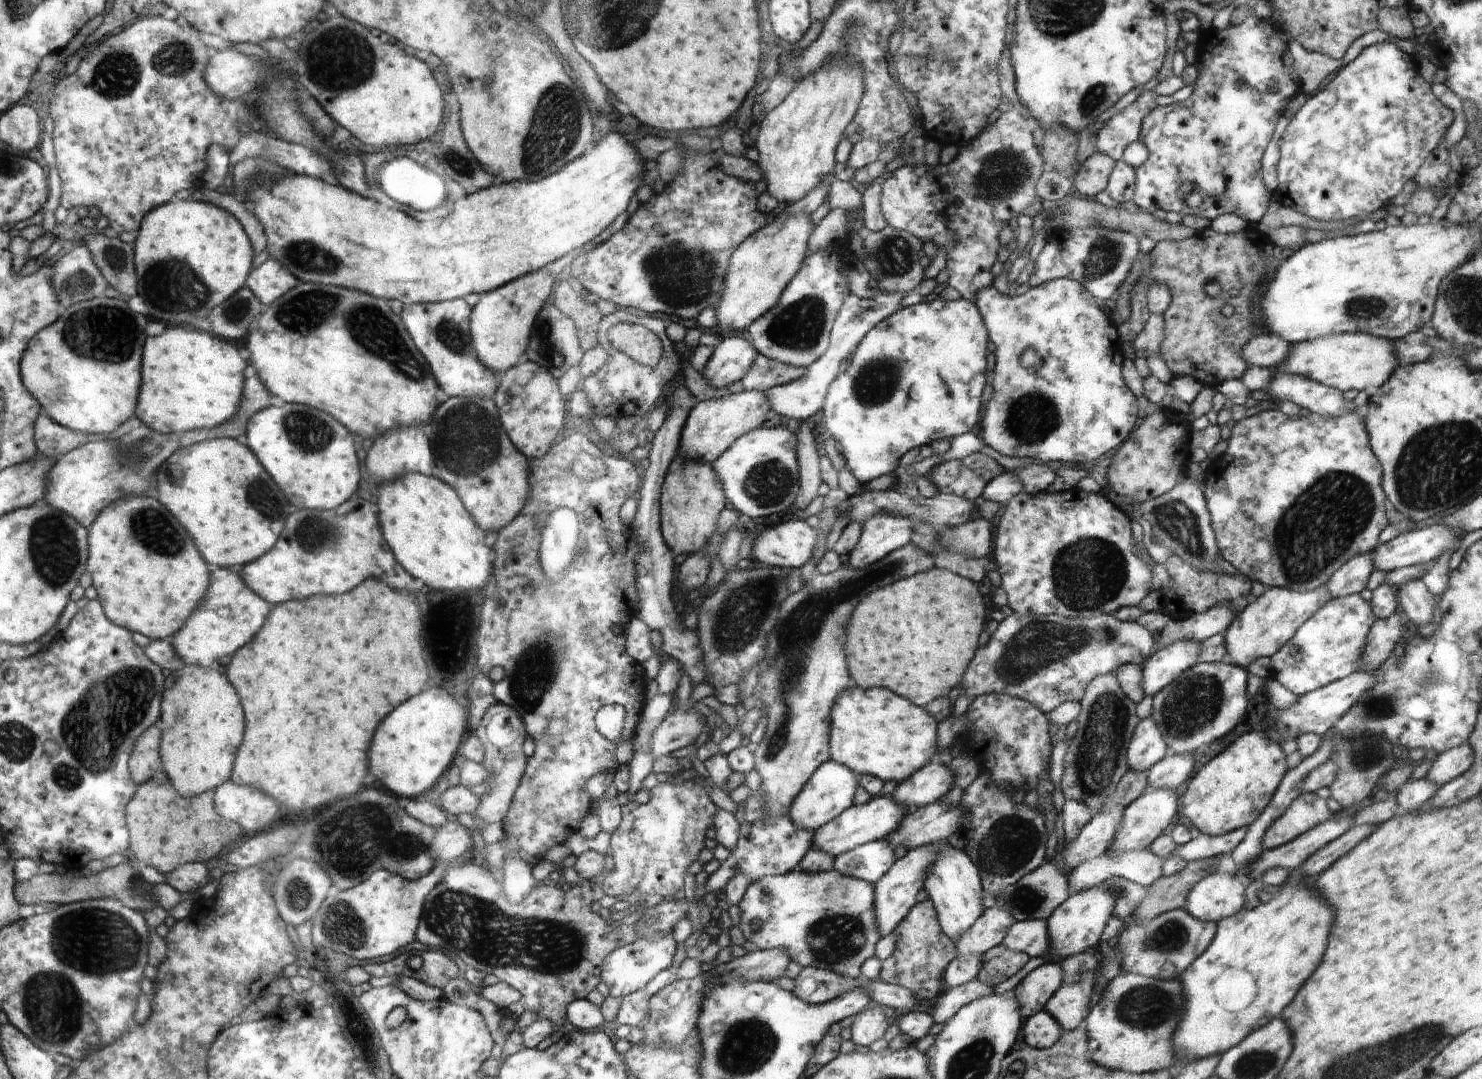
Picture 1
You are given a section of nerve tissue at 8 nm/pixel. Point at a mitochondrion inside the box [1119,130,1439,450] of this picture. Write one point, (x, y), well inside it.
(1364, 308)

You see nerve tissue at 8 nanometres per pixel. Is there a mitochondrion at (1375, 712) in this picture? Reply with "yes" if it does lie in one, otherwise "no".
yes

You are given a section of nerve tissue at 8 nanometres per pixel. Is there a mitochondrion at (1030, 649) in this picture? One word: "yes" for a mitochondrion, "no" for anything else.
yes

